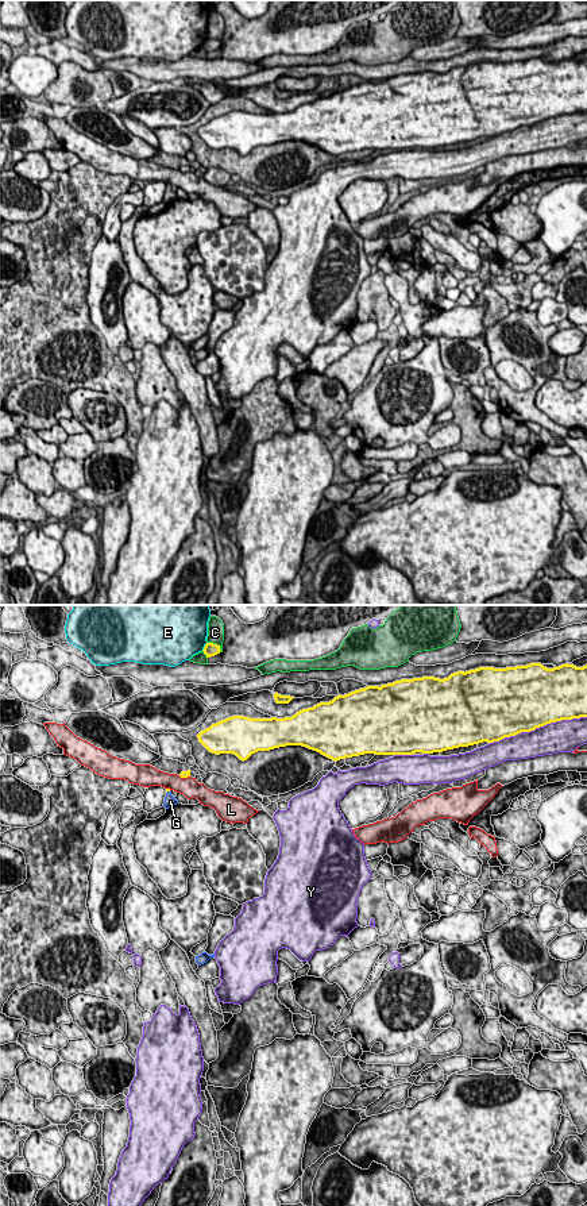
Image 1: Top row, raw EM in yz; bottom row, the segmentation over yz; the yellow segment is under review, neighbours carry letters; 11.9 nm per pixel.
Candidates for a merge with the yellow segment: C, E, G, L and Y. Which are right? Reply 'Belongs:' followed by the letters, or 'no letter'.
Belongs: G

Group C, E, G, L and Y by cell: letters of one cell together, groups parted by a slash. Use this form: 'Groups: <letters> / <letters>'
Groups: C / E / G / L / Y

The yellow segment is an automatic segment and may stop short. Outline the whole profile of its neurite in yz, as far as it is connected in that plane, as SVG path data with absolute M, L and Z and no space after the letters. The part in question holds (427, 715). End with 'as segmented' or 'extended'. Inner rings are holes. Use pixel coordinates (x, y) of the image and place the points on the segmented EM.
M541 663L506 668L479 667L457 671L448 678L422 677L401 679L379 686L367 686L337 696L329 702L320 702L285 718L250 718L232 716L201 731L198 741L212 754L233 754L247 760L258 751L270 751L286 745L302 745L337 762L340 759L364 754L375 755L413 755L416 752L433 754L468 747L483 741L494 743L521 732L561 720L587 717L587 664L576 667L561 664L547 668Z | as segmented

